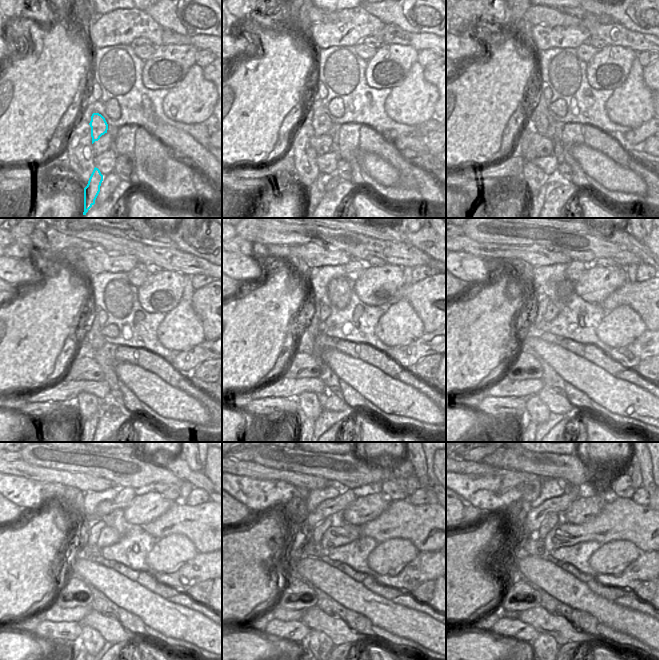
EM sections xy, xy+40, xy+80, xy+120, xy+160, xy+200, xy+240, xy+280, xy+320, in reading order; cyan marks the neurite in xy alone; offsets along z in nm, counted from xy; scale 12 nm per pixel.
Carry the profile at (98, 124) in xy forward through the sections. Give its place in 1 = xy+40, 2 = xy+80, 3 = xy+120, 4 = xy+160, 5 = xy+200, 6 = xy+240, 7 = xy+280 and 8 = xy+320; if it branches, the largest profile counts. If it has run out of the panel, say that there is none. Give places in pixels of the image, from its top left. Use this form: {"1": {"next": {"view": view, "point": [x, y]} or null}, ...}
{"1": {"next": {"view": "xy+40", "point": [321, 123]}}, "2": {"next": {"view": "xy+80", "point": [540, 115]}}, "3": {"next": {"view": "xy+120", "point": [94, 337]}}, "4": {"next": {"view": "xy+160", "point": [314, 317]}}, "5": {"next": {"view": "xy+200", "point": [544, 301]}}, "6": {"next": {"view": "xy+240", "point": [94, 531]}}, "7": {"next": {"view": "xy+280", "point": [317, 532]}}, "8": {"next": {"view": "xy+320", "point": [552, 519]}}}

